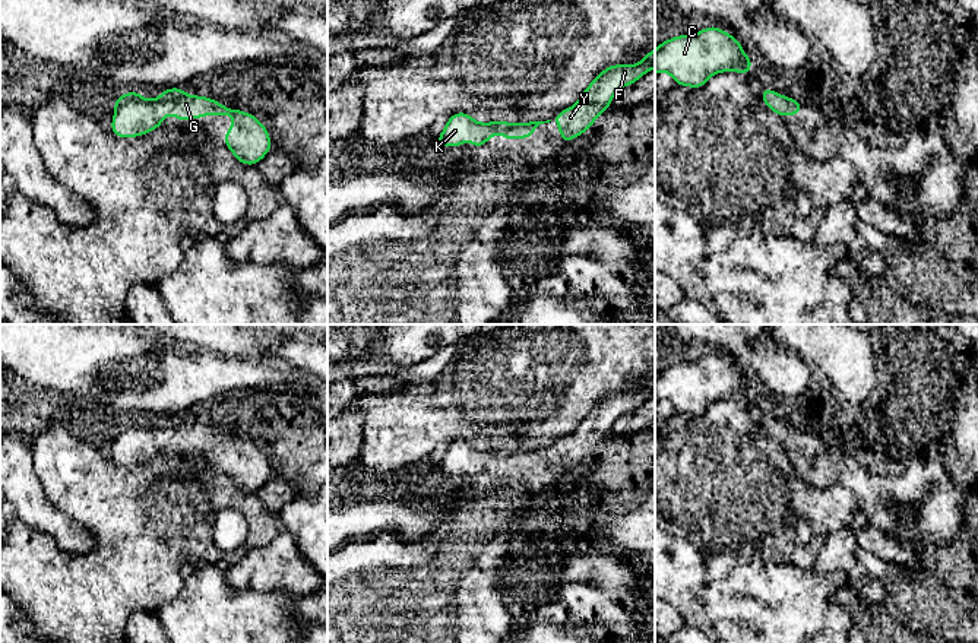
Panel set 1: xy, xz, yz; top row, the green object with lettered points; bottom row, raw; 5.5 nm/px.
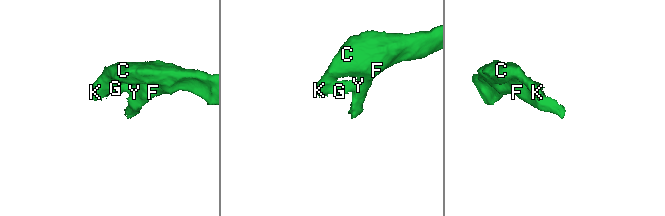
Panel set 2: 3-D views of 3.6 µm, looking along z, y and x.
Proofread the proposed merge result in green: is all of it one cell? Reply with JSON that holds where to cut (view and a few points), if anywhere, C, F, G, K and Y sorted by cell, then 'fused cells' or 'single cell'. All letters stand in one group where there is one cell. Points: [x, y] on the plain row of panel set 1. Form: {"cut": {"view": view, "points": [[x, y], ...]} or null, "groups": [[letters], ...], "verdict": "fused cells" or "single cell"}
{"cut": null, "groups": [["C", "F", "G", "K", "Y"]], "verdict": "single cell"}

